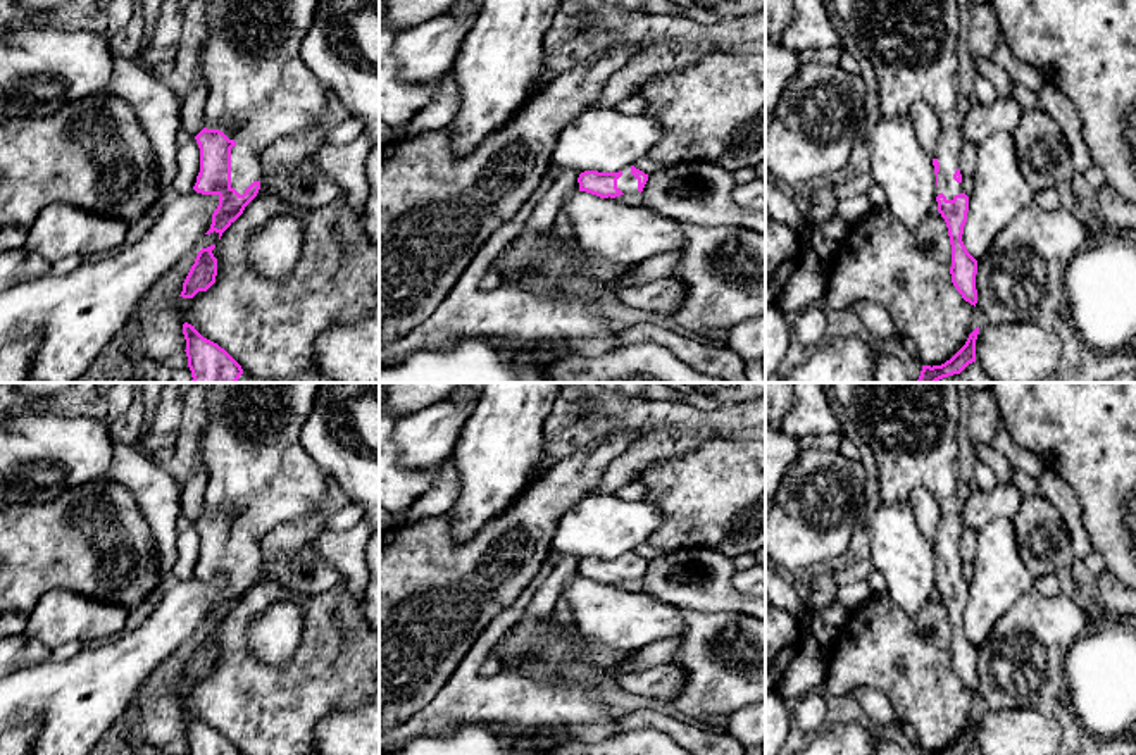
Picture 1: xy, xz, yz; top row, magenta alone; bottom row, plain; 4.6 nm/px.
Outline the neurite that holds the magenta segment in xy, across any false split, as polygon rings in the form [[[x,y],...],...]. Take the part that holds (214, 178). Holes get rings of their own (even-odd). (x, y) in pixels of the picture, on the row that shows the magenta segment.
[[[207,0],[205,41],[200,69],[209,86],[205,128],[178,148],[172,193],[195,190],[217,195],[219,205],[205,234],[222,233],[243,214],[260,190],[260,153],[278,138],[312,128],[322,117],[333,93],[307,67],[300,50],[321,0]]]

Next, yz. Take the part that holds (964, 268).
[[[833,0],[836,10],[862,53],[874,67],[881,117],[902,117],[914,102],[924,100],[939,122],[939,141],[933,157],[938,212],[946,222],[952,245],[952,283],[965,302],[976,307],[977,260],[967,252],[962,234],[967,222],[969,197],[958,169],[964,145],[962,121],[957,115],[960,90],[957,41],[960,10],[957,0]]]

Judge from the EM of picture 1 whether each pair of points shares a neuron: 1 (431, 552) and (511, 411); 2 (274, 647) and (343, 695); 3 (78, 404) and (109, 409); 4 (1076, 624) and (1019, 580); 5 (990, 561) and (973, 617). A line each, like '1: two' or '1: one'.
1: two
2: two
3: one
4: two
5: one

